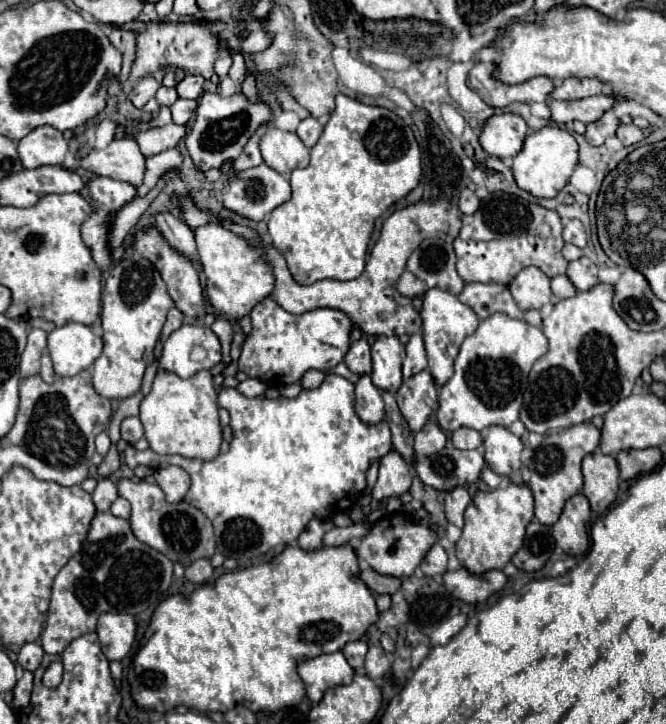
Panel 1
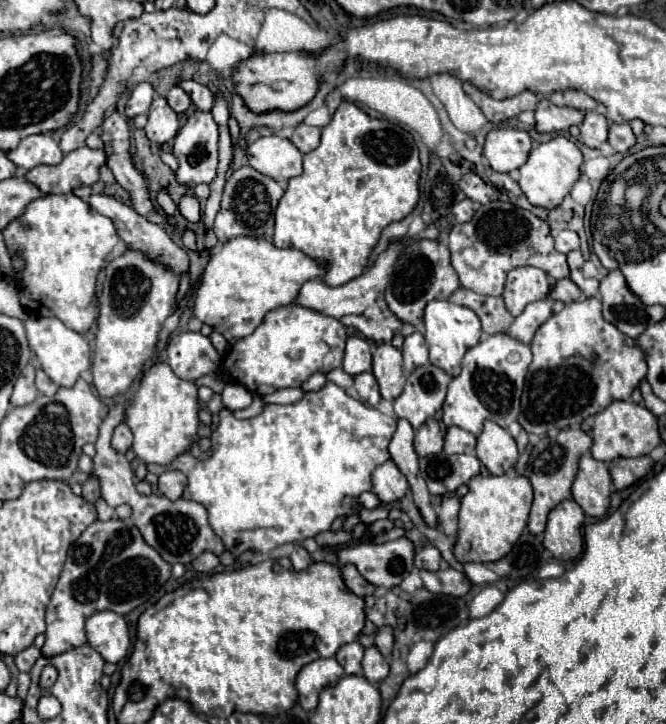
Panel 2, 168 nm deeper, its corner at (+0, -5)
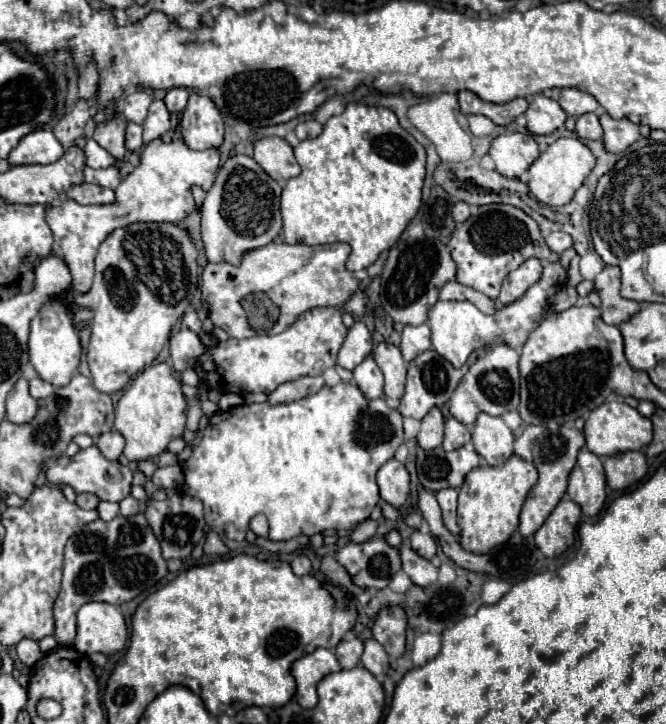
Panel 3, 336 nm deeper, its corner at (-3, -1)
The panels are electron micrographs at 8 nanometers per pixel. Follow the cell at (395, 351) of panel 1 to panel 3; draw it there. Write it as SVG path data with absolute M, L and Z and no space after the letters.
M380 342L378 346L375 346L372 356L386 378L384 394L388 398L400 400L404 394L404 380L406 380L406 370L408 370L408 364L404 362L400 348L390 342Z

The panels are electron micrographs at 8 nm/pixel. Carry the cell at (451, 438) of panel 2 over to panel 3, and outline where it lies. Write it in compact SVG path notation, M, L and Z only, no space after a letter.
M448 418L446 420L446 428L444 428L444 448L450 452L450 450L456 450L456 448L462 448L464 444L470 442L470 428L460 424L456 418Z

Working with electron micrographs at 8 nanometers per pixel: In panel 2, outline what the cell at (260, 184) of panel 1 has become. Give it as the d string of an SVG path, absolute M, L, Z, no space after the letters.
M241 166L233 170L227 178L223 200L221 200L221 210L217 212L215 224L213 224L213 232L219 244L225 244L237 236L249 236L249 238L271 236L273 226L275 226L275 208L283 194L285 190L279 182L257 172L251 166Z

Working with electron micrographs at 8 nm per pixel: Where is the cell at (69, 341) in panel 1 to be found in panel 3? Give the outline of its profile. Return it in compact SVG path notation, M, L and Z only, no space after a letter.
M54 298L48 300L48 304L44 304L36 314L36 318L32 320L28 348L30 348L30 362L36 368L36 372L56 388L68 384L72 376L78 372L80 358L82 358L80 338L68 310L58 300Z

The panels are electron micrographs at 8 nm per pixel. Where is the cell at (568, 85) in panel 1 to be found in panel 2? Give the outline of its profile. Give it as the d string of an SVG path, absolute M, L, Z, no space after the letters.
M567 90L567 92L553 92L549 96L549 100L557 106L567 106L567 108L575 108L575 110L581 110L581 112L589 112L589 110L595 110L597 108L597 102L583 94L583 92L577 92L577 90Z

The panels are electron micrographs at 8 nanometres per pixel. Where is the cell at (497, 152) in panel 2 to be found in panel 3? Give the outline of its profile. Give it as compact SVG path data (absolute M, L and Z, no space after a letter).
M506 132L492 140L490 156L496 162L496 170L508 178L518 178L538 158L538 144L532 134Z

